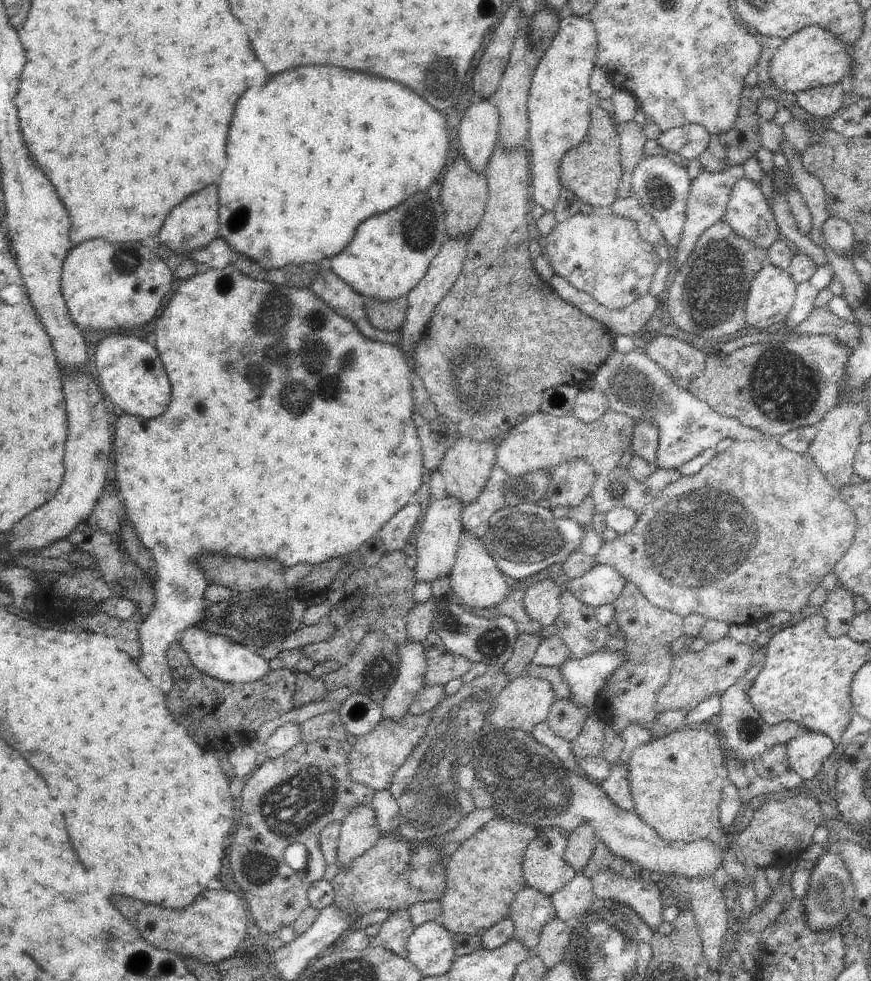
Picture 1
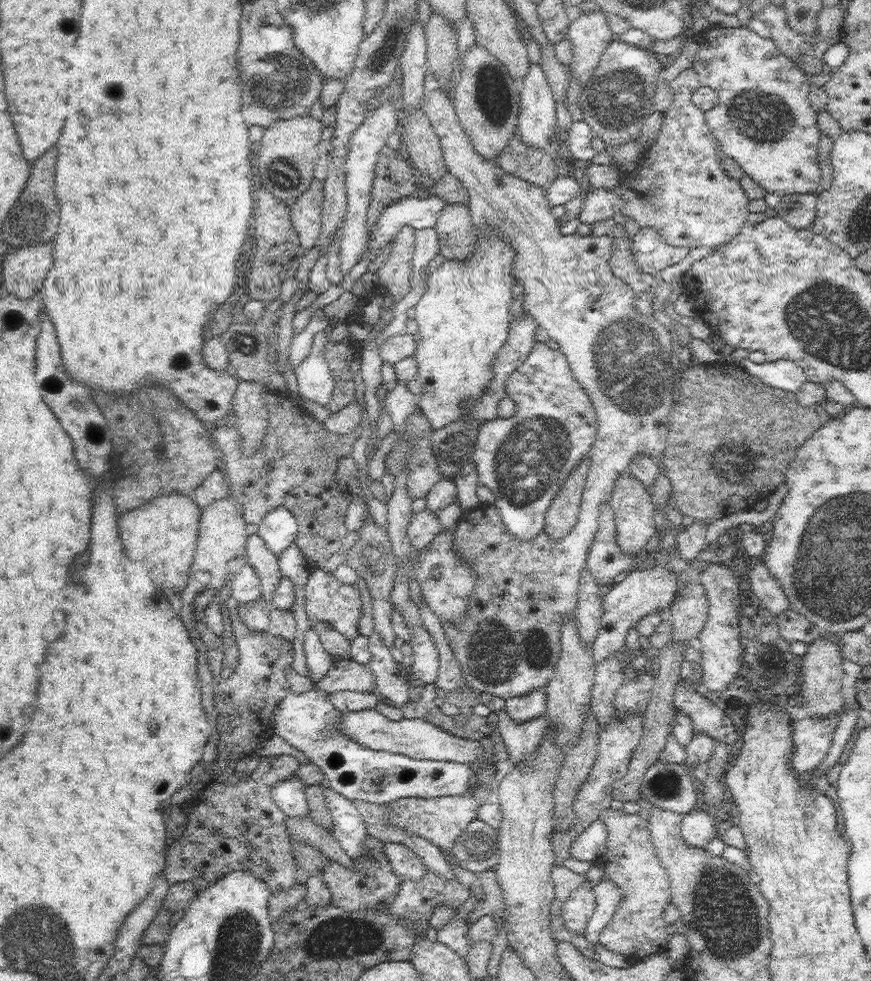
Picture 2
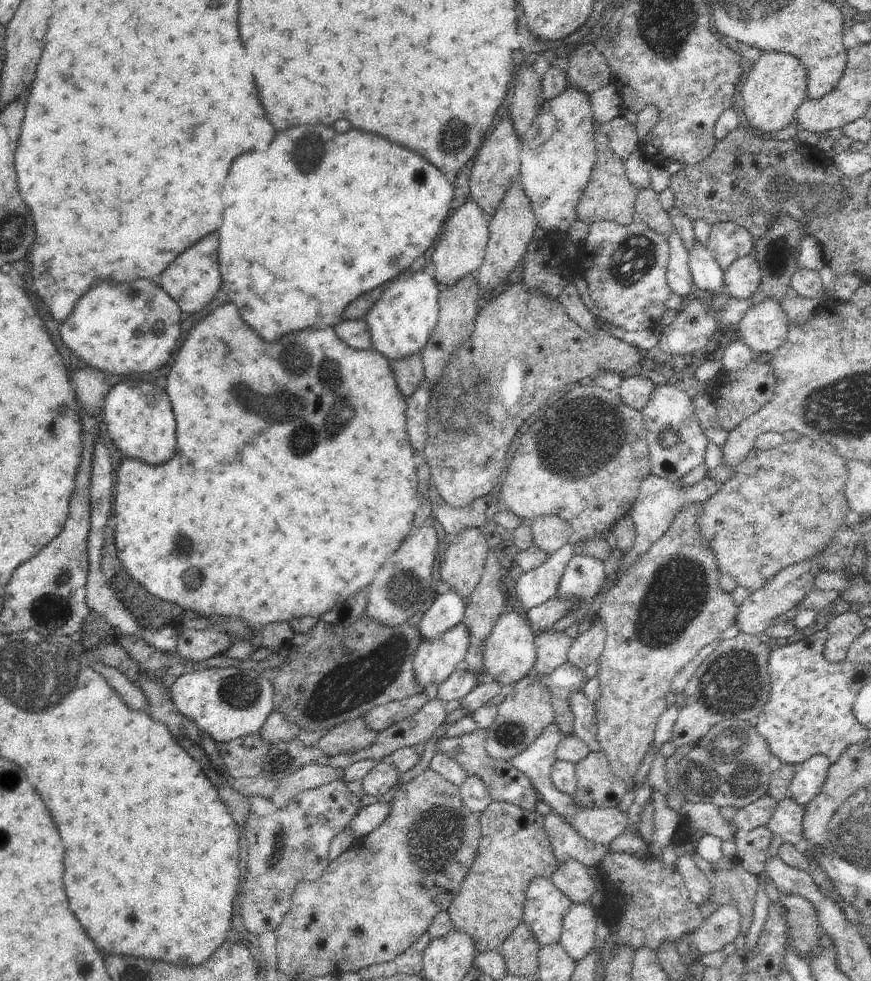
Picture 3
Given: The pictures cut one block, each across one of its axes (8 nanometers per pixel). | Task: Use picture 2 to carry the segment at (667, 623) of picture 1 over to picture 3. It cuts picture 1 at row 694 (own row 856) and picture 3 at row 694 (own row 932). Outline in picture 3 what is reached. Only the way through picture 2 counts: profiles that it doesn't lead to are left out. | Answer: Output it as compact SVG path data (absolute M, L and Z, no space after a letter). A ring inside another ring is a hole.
M704 502L685 506L675 516L669 529L645 553L634 559L605 594L595 617L603 623L607 634L598 660L601 695L595 703L596 740L606 753L613 773L629 783L655 740L658 721L671 701L669 692L674 677L702 648L735 624L739 611L732 595L720 586L722 572L718 559L701 533L700 518L703 512Z

